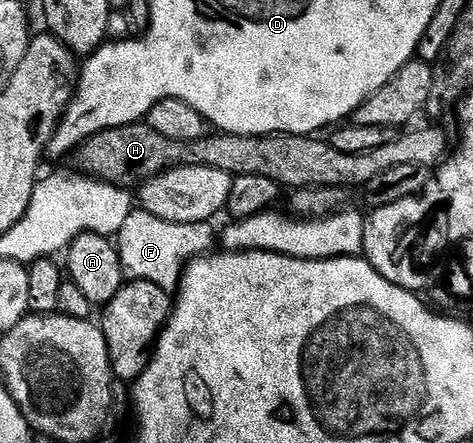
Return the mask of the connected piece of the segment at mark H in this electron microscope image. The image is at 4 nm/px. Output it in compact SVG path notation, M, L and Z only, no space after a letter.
M137 122L107 128L105 132L91 136L78 149L80 156L81 173L96 177L97 180L105 180L119 188L129 190L143 185L145 180L152 180L158 174L167 172L169 168L185 168L186 166L210 166L214 170L226 170L233 178L237 176L261 176L262 178L274 178L285 189L295 190L298 188L351 188L363 189L378 174L386 174L386 170L394 170L394 166L426 166L432 168L439 165L449 155L448 136L440 128L420 128L417 132L401 131L386 146L378 146L378 150L366 150L362 154L342 154L342 150L334 150L334 146L327 139L316 140L315 135L290 136L287 134L273 134L271 136L243 136L233 132L213 131L205 134L194 142L174 142L163 134L158 134L146 122Z

